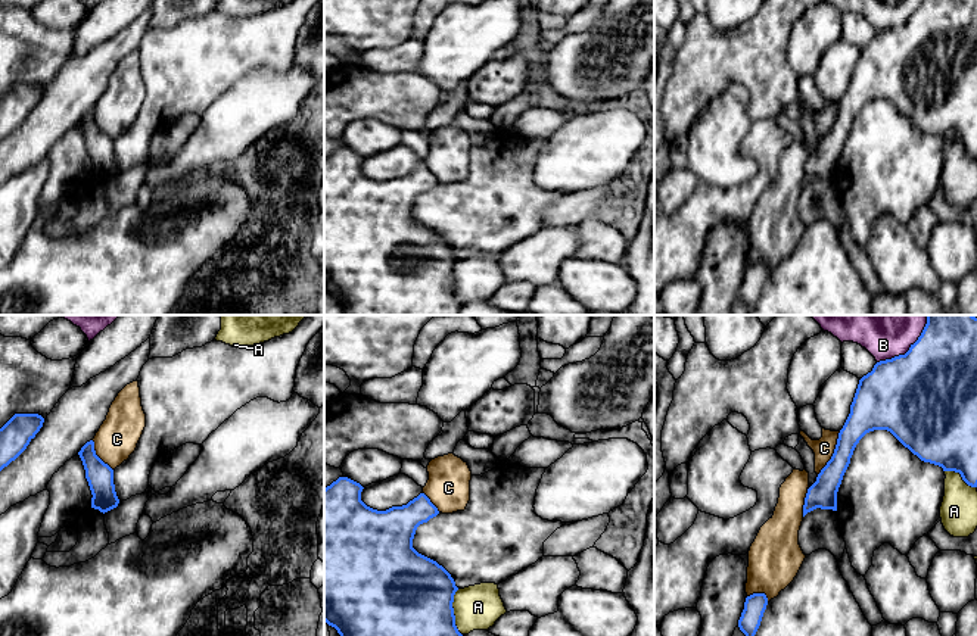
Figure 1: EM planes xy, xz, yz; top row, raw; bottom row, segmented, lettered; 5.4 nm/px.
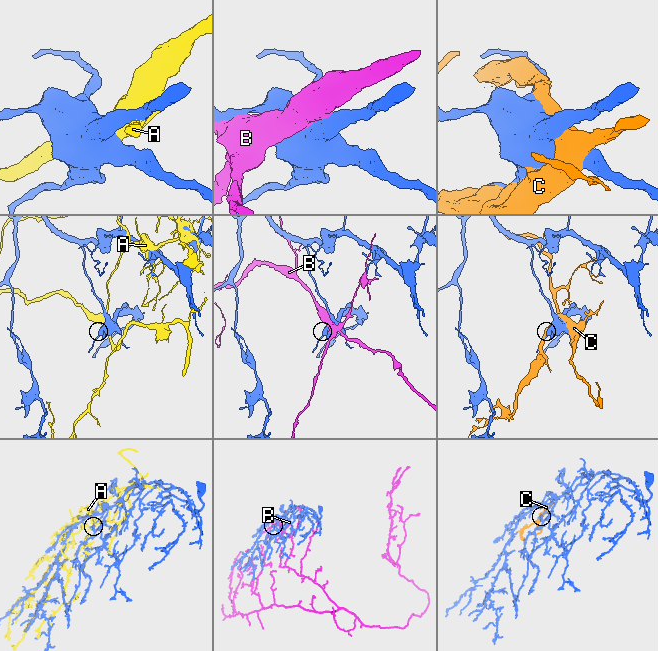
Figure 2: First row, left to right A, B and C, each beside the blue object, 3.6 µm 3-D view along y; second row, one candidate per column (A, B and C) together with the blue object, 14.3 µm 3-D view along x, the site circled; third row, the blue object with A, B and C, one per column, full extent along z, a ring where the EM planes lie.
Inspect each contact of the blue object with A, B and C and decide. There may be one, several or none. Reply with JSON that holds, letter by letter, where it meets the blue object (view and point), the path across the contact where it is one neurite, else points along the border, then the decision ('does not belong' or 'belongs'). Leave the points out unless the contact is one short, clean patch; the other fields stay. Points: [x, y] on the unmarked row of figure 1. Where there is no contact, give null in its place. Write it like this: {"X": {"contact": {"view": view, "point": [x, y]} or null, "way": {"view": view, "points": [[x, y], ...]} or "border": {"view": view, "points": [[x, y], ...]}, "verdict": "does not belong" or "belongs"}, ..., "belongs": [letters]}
{"A": {"contact": {"view": "xz", "point": [453, 283]}, "verdict": "does not belong"}, "B": {"contact": {"view": "yz", "point": [902, 25]}, "verdict": "does not belong"}, "C": {"contact": {"view": "yz", "point": [833, 124]}, "verdict": "belongs"}, "belongs": ["C"]}

